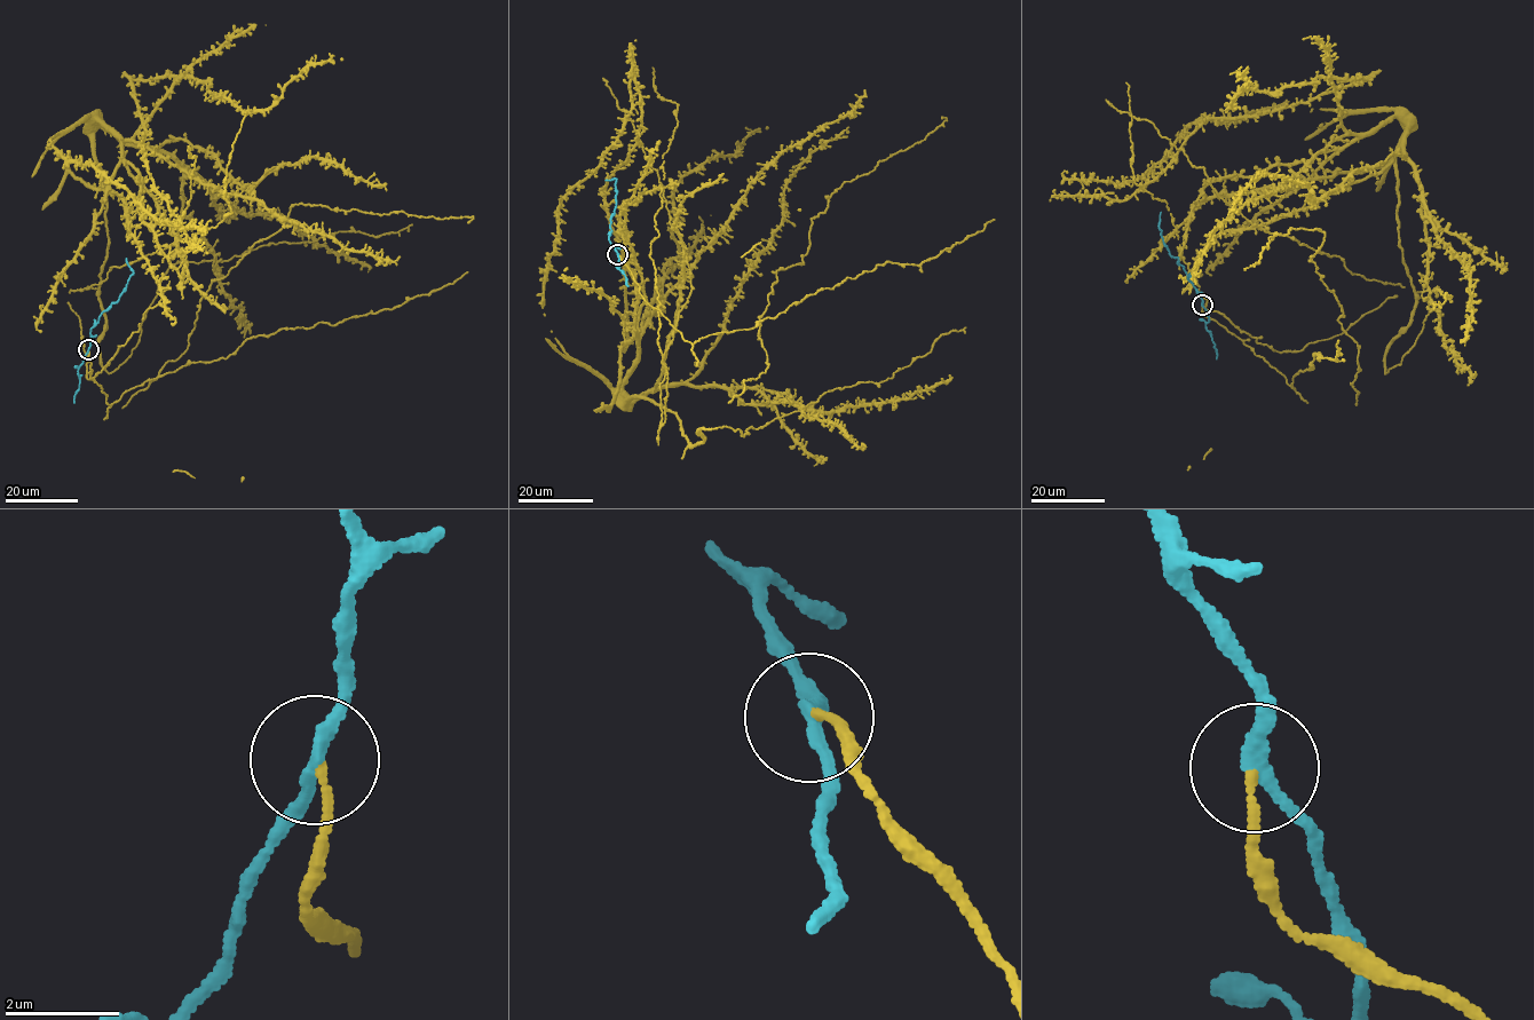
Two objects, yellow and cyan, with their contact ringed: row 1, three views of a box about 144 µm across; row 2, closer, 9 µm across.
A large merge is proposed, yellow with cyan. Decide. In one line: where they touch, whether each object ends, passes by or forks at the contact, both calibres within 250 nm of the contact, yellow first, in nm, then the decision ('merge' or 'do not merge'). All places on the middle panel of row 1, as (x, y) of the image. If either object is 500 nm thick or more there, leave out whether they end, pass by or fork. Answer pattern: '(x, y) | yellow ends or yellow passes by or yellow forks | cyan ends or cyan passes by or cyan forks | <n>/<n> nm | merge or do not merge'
(617, 254) | yellow ends | cyan passes by | 140/240 nm | do not merge

